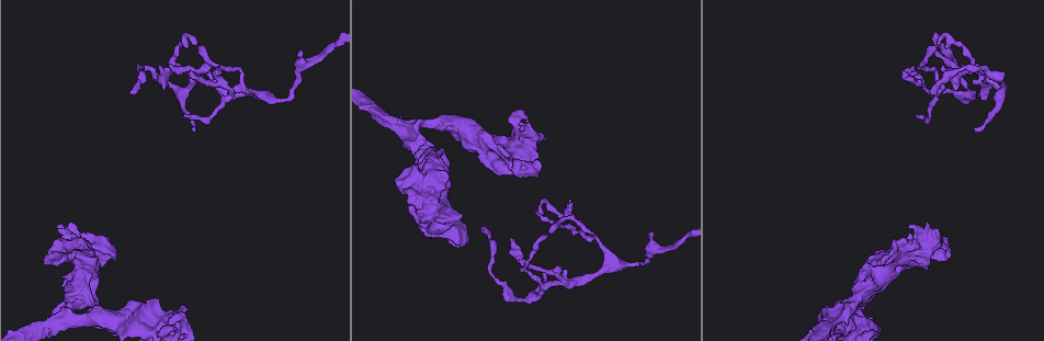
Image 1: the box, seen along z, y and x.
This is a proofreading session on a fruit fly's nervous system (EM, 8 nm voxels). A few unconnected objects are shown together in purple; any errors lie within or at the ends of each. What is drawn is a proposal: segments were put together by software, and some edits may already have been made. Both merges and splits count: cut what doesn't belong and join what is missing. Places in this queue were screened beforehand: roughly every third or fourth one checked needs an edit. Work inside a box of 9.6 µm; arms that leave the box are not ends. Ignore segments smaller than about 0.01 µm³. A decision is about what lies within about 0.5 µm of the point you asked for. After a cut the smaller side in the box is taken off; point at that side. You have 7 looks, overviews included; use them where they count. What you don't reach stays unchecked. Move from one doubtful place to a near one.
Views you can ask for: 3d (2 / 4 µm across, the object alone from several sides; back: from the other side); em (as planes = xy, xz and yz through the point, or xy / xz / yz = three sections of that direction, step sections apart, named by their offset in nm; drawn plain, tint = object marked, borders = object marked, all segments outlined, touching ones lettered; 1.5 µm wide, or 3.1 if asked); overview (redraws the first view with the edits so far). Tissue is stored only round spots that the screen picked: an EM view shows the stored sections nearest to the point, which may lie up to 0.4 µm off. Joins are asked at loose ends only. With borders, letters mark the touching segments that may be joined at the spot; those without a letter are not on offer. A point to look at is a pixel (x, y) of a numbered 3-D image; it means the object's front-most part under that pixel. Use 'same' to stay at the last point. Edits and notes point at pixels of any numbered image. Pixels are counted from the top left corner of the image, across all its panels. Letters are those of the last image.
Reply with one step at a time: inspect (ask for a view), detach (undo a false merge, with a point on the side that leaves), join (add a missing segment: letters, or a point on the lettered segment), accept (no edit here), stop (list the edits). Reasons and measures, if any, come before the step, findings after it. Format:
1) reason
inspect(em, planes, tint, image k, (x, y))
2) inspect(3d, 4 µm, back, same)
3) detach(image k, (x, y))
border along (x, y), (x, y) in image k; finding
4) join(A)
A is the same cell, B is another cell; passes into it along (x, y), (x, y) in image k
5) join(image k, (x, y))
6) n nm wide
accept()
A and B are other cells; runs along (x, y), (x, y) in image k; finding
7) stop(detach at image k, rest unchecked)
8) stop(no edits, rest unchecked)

inspect(em, 3.1 µm, planes, tint, image 1, (446, 124))

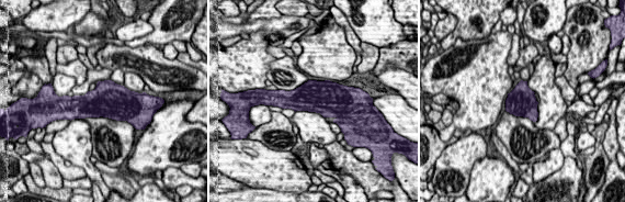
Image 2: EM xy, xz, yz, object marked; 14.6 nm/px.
see the neighbours
inspect(em, 3.1 µm, planes, borders, same)

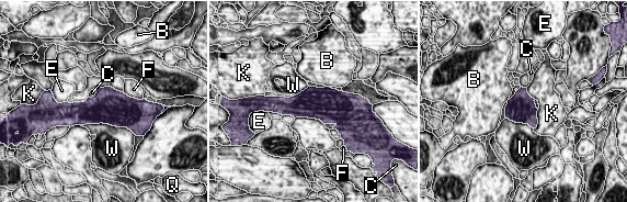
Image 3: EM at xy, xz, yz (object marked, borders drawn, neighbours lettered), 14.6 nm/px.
accept()
B, C, E, F, K, Q and W are other cells; border along (295, 118), (315, 118), (323, 124) in image 3; one cell here

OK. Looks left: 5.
inspect(em, yz, step 8, borders, image 1, (525, 177))

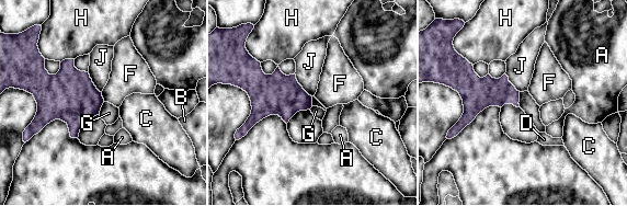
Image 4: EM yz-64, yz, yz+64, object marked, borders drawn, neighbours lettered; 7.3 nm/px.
accept()
A, B, C, D, F, G, H and J are other cells; border along (104, 102), (99, 113) in image 4; none of them fits

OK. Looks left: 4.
branch stops here
inspect(3d, 4 µm, image 1, (301, 51))

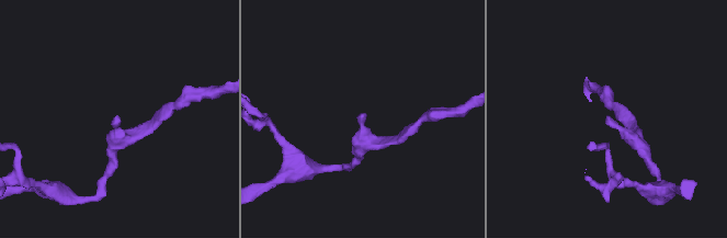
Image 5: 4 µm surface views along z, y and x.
inspect(em, xy, step 8, tint, image 5, (115, 116))

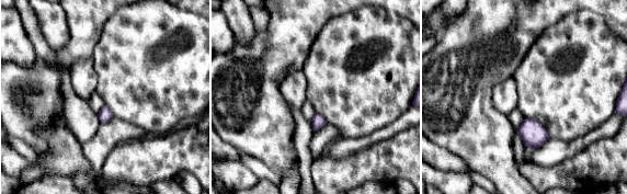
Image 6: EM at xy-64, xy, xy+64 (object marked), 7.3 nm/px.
another direction
inspect(em, yz, step 8, borders, same)

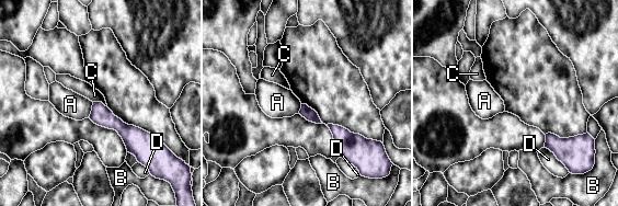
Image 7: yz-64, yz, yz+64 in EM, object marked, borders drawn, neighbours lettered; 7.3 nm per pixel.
accept()
A, B, C and D are other cells; border along (93, 101), (100, 101), (106, 106) in image 7; no lettered segment goes on from it

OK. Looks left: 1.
stop(no edits, rest unchecked)

